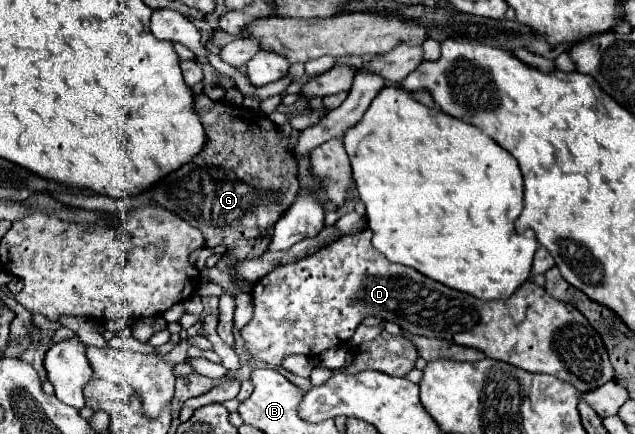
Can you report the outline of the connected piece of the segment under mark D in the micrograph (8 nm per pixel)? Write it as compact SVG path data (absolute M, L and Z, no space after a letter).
M366 228L354 236L342 236L340 240L320 248L318 252L304 256L292 264L280 264L252 288L254 318L240 330L244 346L254 360L270 366L280 366L288 354L318 356L328 348L342 346L348 342L356 326L366 316L376 316L382 322L394 322L404 332L428 338L448 340L460 346L482 350L488 358L510 362L528 372L552 374L564 382L570 382L578 392L588 392L614 378L614 368L608 360L600 334L588 324L588 320L570 304L554 300L544 288L538 288L532 280L526 280L508 300L480 300L470 294L448 288L428 276L400 266L372 246L372 230Z

